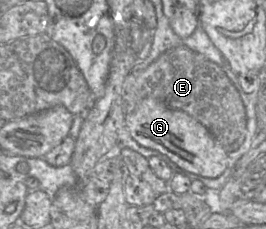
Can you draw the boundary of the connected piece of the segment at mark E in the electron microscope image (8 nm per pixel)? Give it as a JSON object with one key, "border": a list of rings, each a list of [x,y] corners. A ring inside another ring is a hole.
{"border":[[[186,46],[168,49],[146,69],[131,71],[123,83],[121,96],[125,117],[142,99],[151,97],[193,116],[210,131],[227,153],[237,150],[244,142],[247,116],[238,90],[220,66]]]}

